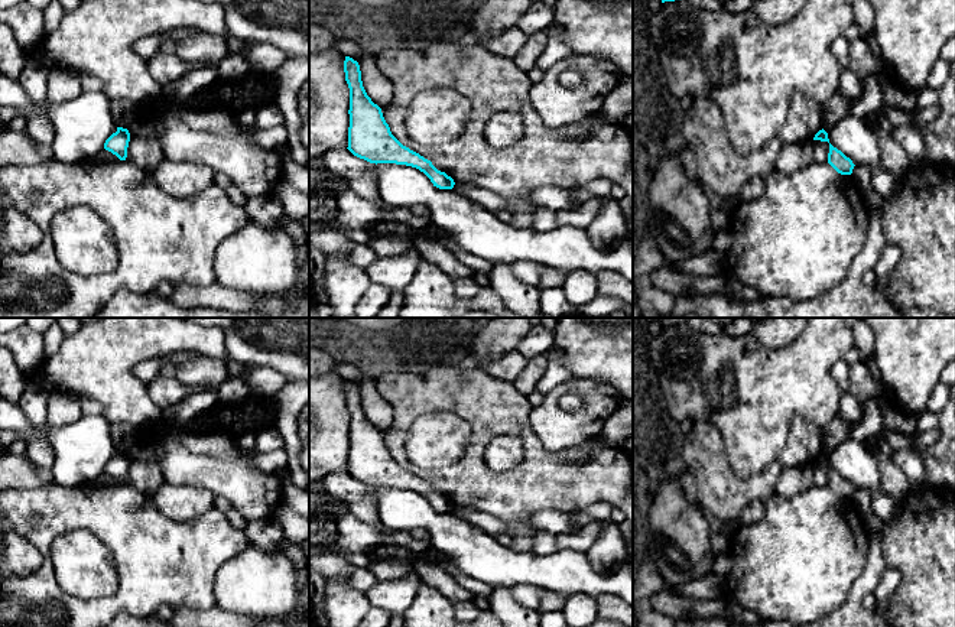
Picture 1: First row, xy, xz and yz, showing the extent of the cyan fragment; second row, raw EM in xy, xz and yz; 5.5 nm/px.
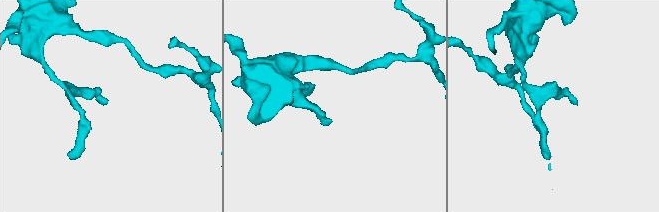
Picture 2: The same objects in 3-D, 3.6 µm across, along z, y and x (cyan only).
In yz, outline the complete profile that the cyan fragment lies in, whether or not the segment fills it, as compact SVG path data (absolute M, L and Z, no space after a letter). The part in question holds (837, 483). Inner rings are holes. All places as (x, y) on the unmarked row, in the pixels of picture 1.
M829 467L828 487L841 498L851 498L854 487L841 474Z

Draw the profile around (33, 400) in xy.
M29 374L19 406L32 423L43 423L51 392L39 383L39 374Z

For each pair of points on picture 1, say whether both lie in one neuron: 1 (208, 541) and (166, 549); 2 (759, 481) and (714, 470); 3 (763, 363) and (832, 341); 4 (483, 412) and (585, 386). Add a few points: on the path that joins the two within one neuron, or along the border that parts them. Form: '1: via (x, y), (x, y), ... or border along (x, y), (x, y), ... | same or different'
1: via (198, 545), (179, 545), (176, 548) | same
2: via (747, 484), (728, 484), (726, 481) | same
3: via (780, 363), (804, 363), (815, 351) | same
4: border along (530, 408), (529, 425), (541, 441) | different

